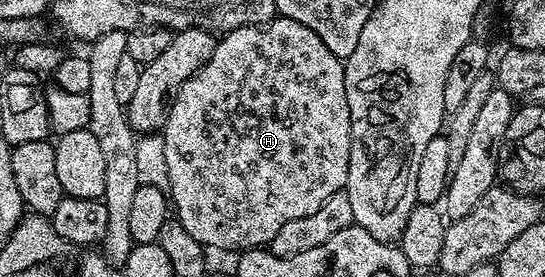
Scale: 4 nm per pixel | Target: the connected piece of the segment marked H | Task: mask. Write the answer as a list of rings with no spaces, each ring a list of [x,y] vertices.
[[[275,16],[271,22],[263,22],[260,26],[241,26],[221,35],[214,43],[212,60],[193,74],[178,89],[170,104],[170,113],[166,115],[166,125],[160,133],[164,140],[165,163],[168,170],[168,198],[172,203],[176,220],[204,248],[215,246],[218,250],[234,250],[241,252],[265,247],[277,239],[278,234],[292,220],[300,220],[312,216],[328,200],[328,196],[336,196],[336,192],[346,189],[348,180],[348,164],[350,163],[350,113],[348,112],[348,96],[344,88],[343,59],[328,52],[324,40],[312,32],[304,24],[291,18]]]

